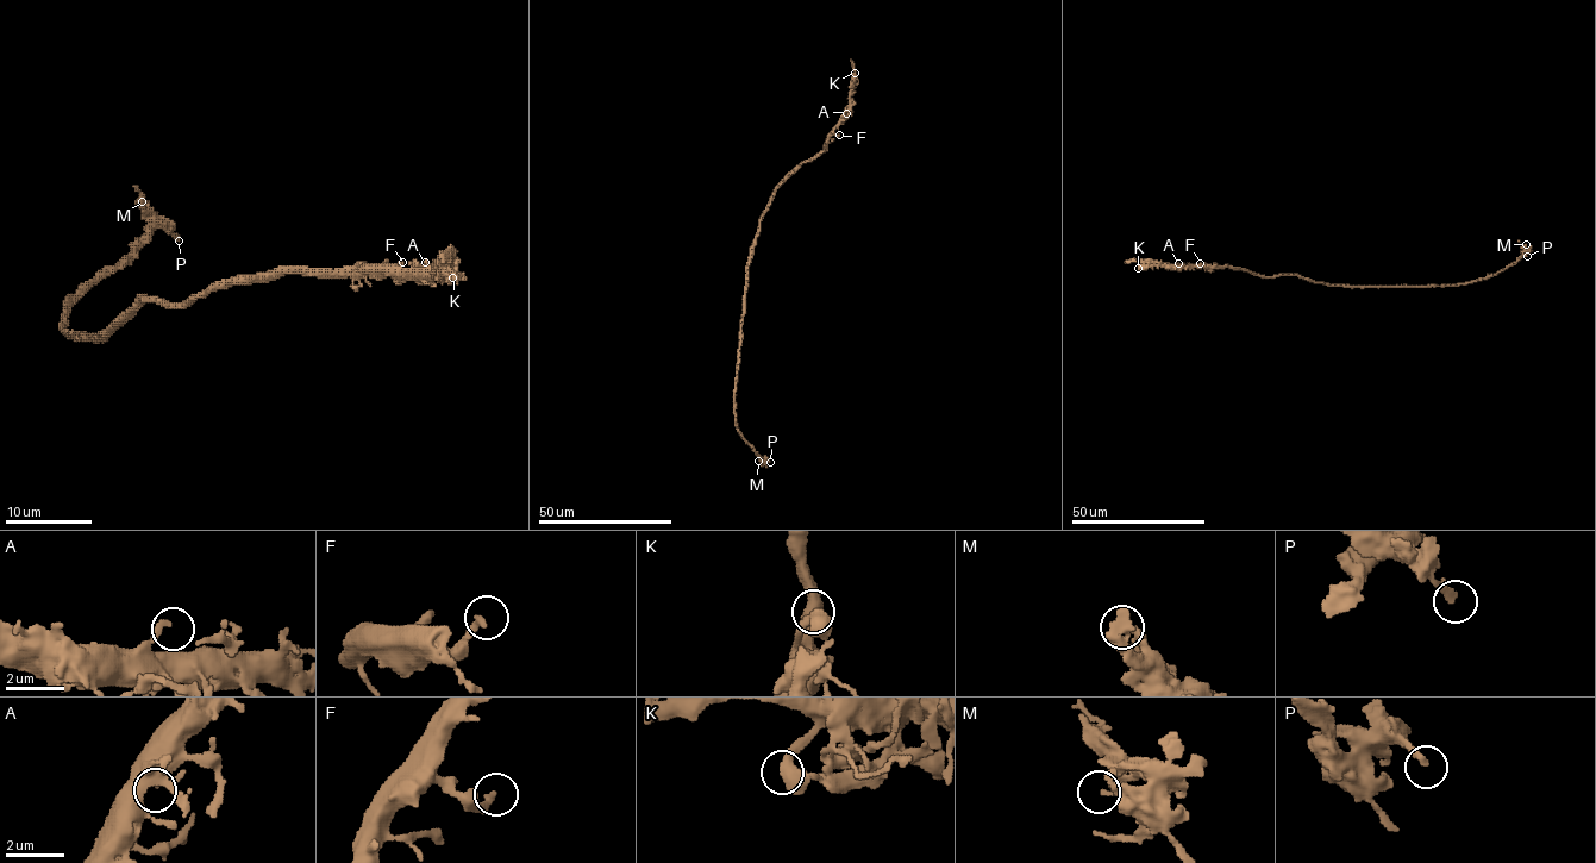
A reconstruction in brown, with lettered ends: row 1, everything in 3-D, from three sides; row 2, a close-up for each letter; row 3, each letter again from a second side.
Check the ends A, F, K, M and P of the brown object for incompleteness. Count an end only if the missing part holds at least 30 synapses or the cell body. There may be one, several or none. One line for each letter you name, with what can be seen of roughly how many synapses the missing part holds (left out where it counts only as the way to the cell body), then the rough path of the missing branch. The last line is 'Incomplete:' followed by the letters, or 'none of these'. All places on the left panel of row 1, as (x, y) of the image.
P: 50 synapses; course (179, 241), (218, 273), (249, 310)
Incomplete: P

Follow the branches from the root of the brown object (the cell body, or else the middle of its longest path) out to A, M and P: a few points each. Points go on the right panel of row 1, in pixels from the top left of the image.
A: (1320, 282), (1296, 275), (1259, 276), (1228, 267), (1177, 267), (1178, 263)
M: (1320, 282), (1415, 287), (1469, 283), (1506, 269), (1523, 254), (1526, 244)
P: (1320, 282), (1415, 287), (1464, 285), (1500, 273), (1523, 252), (1527, 256)

